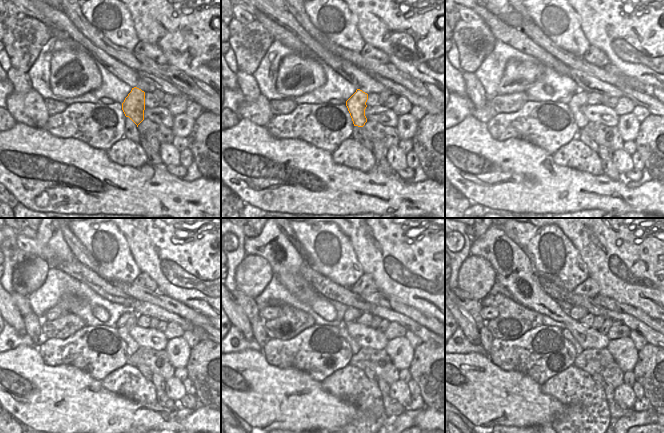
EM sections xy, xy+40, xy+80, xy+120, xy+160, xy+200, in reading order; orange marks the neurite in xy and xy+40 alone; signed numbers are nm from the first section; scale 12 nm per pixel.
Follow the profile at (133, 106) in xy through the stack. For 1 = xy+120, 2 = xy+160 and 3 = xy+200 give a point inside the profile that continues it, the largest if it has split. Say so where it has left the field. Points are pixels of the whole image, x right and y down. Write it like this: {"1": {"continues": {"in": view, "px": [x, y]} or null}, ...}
{"1": {"continues": {"in": "xy+120", "px": [133, 346]}}, "2": {"continues": {"in": "xy+160", "px": [355, 346]}}, "3": {"continues": {"in": "xy+200", "px": [565, 331]}}}

